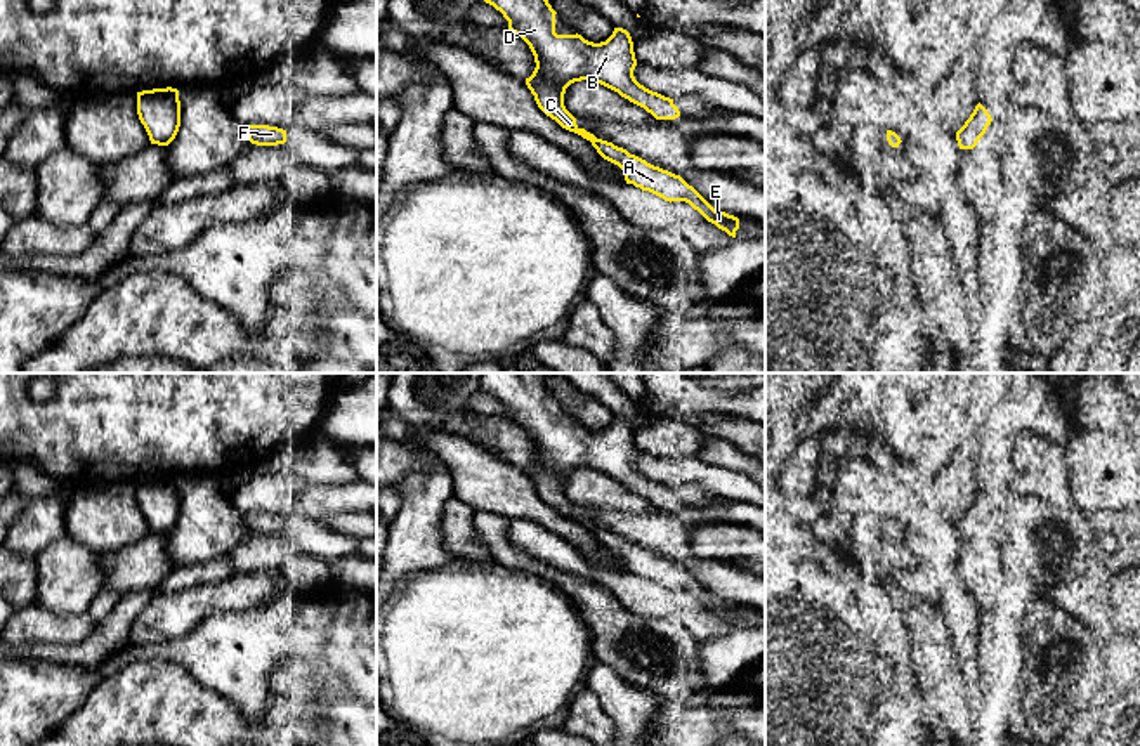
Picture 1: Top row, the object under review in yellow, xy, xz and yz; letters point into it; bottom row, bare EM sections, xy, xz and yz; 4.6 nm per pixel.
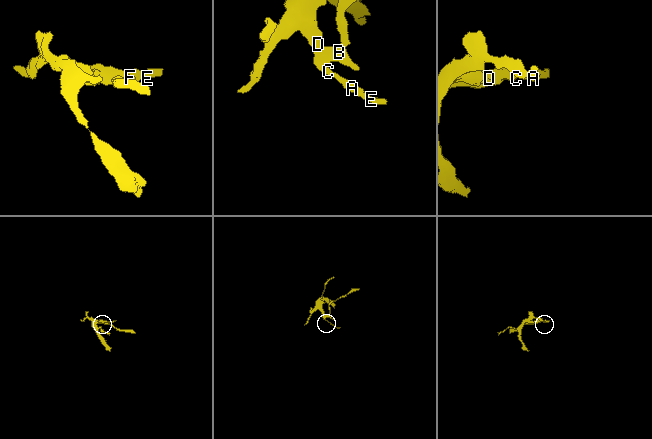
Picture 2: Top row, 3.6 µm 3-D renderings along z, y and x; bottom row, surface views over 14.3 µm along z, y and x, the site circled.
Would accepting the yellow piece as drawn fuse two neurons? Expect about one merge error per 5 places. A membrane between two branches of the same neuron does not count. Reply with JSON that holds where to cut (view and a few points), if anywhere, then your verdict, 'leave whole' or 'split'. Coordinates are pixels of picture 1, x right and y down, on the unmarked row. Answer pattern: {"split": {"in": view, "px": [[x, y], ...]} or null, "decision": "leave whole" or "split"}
{"split": null, "decision": "leave whole"}

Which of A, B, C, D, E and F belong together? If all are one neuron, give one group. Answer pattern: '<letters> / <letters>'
A B C D E F

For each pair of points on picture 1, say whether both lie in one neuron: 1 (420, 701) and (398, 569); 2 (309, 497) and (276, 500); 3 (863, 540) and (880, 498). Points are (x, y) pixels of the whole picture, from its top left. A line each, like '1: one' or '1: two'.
1: two
2: one
3: two

